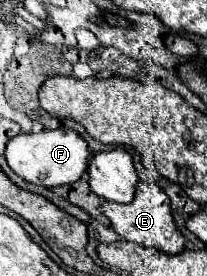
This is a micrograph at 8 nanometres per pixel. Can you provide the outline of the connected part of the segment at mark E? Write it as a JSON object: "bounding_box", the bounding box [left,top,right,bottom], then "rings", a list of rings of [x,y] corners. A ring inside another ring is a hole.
{"bounding_box":[101,182,185,254],"rings":[[[139,182],[135,190],[135,198],[129,204],[119,202],[101,202],[101,212],[109,218],[113,230],[129,242],[143,244],[151,250],[161,250],[165,254],[179,254],[185,248],[185,238],[177,230],[173,216],[171,216],[171,204],[167,194],[153,182]]]}

